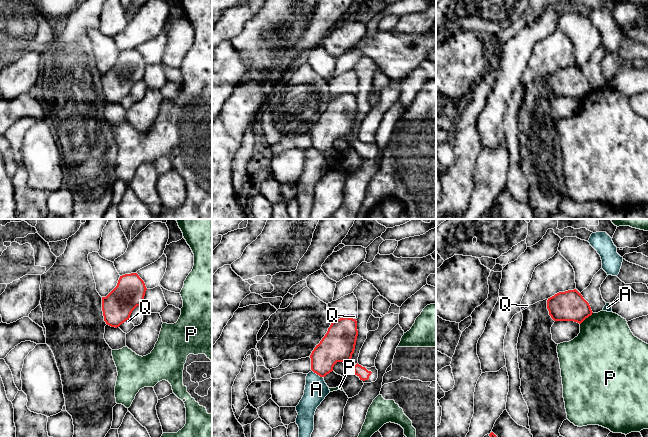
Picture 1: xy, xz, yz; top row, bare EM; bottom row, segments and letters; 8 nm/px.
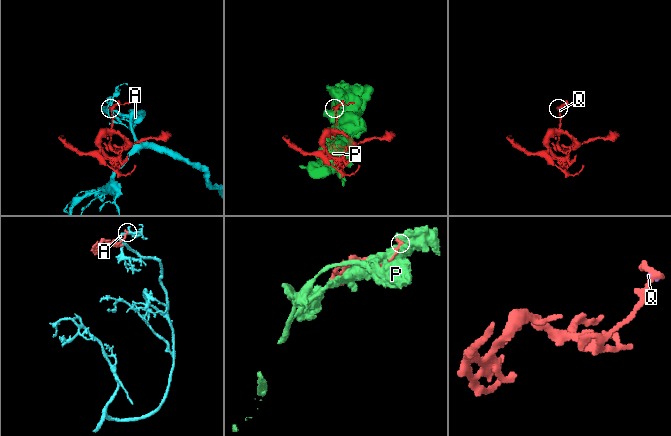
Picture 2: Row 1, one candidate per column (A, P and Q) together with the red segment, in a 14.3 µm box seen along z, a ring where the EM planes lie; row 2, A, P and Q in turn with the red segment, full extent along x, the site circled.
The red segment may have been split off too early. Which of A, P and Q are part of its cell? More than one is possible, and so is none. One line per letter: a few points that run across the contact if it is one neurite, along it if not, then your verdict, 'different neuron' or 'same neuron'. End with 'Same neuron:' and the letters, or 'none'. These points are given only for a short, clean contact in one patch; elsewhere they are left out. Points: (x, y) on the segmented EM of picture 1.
A: line xz (312, 370), (322, 377); different neuron
P: different neuron
Q: different neuron
Same neuron: none

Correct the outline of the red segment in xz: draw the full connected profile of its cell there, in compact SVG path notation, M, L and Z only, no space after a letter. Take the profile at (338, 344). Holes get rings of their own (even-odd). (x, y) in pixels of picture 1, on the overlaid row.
M353 318L333 320L327 333L312 351L311 370L325 377L337 362L351 361L358 336L357 321Z

